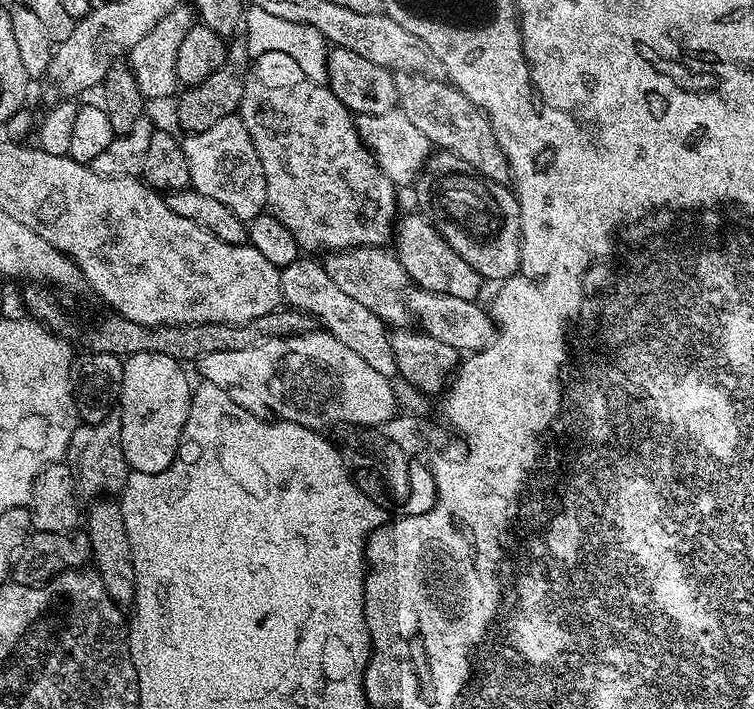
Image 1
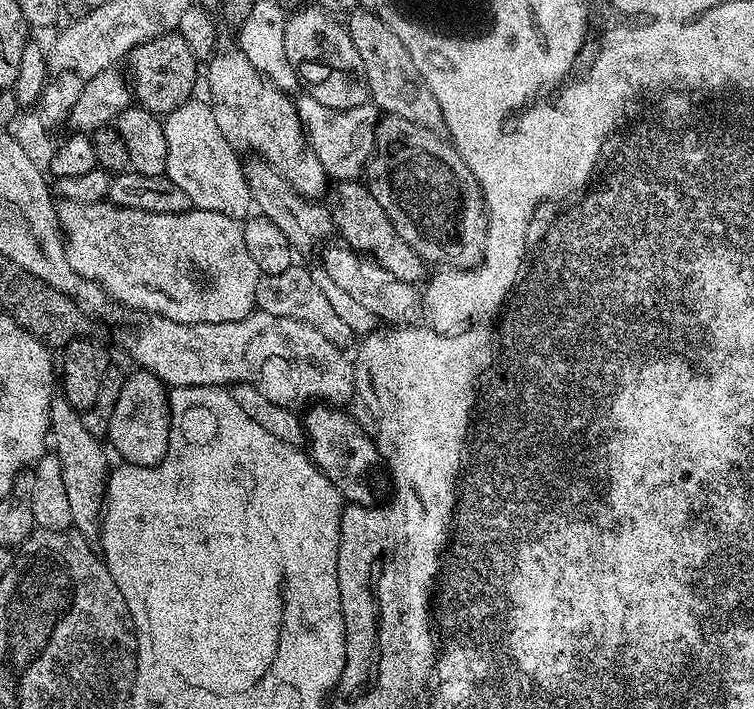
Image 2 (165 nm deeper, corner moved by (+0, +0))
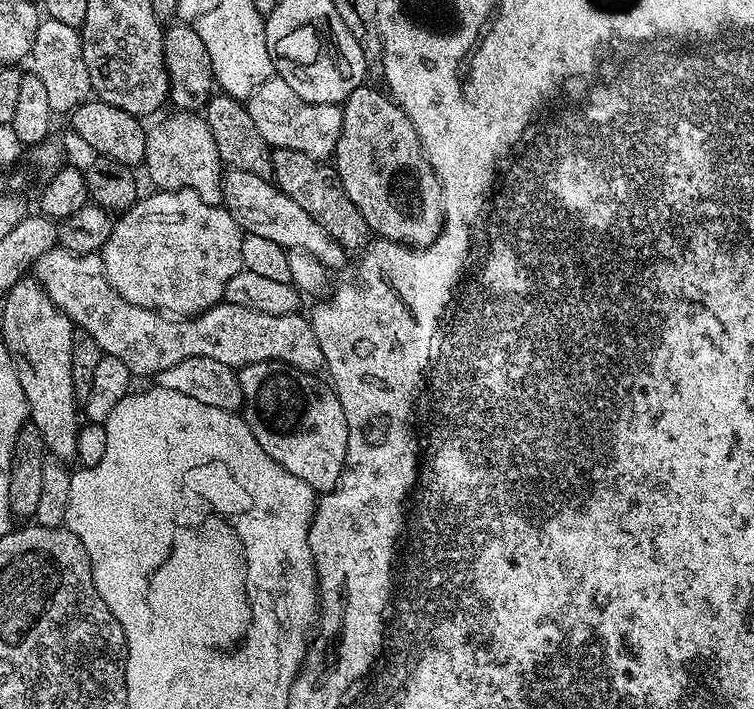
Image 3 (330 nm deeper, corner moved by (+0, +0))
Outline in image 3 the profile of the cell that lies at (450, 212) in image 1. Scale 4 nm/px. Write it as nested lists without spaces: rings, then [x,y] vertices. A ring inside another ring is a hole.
[[[361,86],[343,102],[342,134],[334,153],[336,177],[346,190],[350,202],[358,206],[358,214],[366,218],[369,229],[377,237],[406,244],[410,248],[428,248],[436,241],[444,226],[444,199],[440,193],[440,179],[428,165],[424,148],[410,118],[391,96],[376,88]]]

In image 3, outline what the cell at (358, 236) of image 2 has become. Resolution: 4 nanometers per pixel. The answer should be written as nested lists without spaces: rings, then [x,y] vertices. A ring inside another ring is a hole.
[[[278,148],[272,153],[271,179],[276,187],[286,194],[286,198],[294,198],[294,202],[298,202],[298,206],[302,206],[302,210],[306,210],[306,214],[310,214],[310,218],[314,218],[314,222],[318,222],[318,226],[322,226],[322,230],[326,230],[326,234],[330,234],[330,238],[337,240],[346,250],[352,250],[352,248],[360,250],[369,243],[370,229],[366,218],[362,218],[362,214],[358,214],[358,206],[350,202],[346,190],[336,177],[335,167],[331,163],[310,158],[302,154],[302,150]]]

